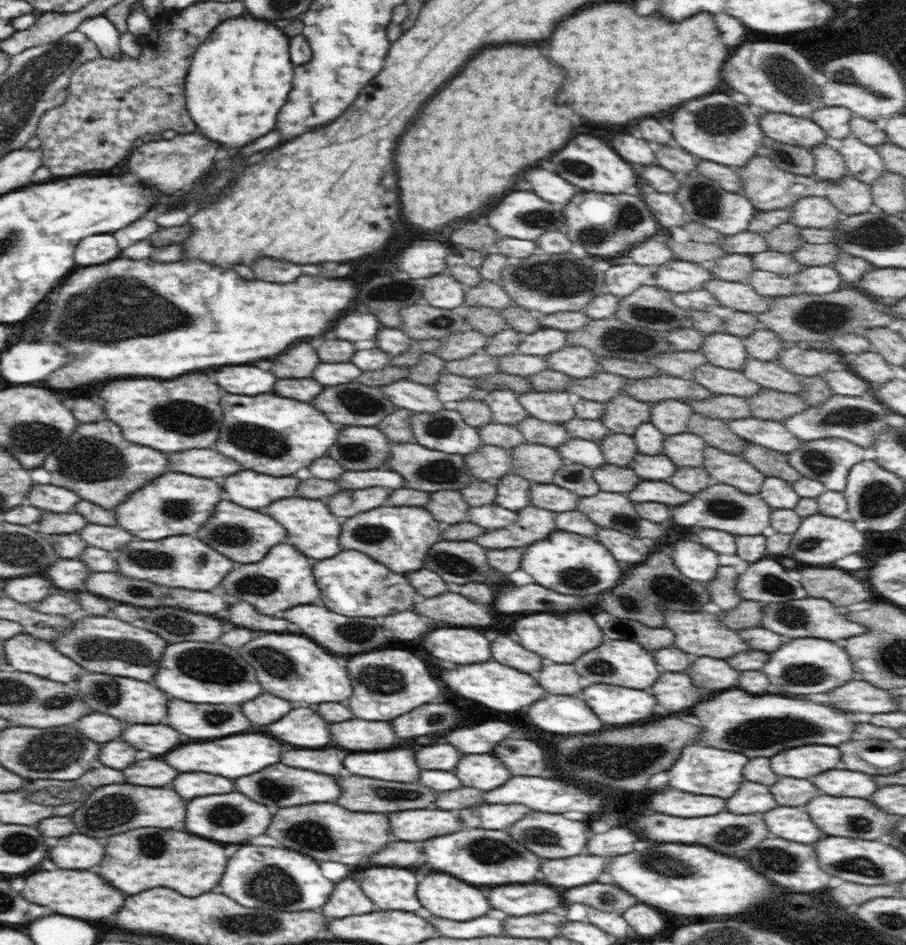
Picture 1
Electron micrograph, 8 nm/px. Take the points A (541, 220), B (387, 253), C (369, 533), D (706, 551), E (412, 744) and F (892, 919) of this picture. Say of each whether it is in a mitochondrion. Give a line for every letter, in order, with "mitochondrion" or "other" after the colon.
A: mitochondrion
B: other
C: mitochondrion
D: other
E: other
F: mitochondrion

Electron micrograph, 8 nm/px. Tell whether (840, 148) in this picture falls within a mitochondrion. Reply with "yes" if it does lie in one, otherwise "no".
no

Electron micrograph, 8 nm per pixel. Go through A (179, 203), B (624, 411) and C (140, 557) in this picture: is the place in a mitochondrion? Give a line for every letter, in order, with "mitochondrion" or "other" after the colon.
A: other
B: other
C: mitochondrion

